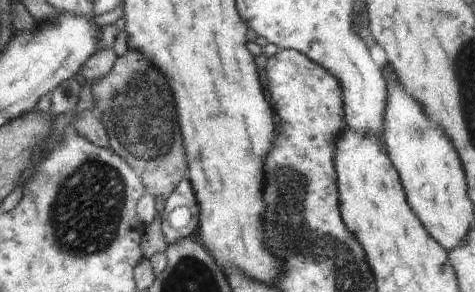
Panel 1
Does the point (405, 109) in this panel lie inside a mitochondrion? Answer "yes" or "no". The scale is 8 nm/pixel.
no

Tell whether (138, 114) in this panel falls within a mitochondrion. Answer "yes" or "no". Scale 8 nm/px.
yes

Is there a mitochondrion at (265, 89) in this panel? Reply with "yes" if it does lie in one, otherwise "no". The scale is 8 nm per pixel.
no

